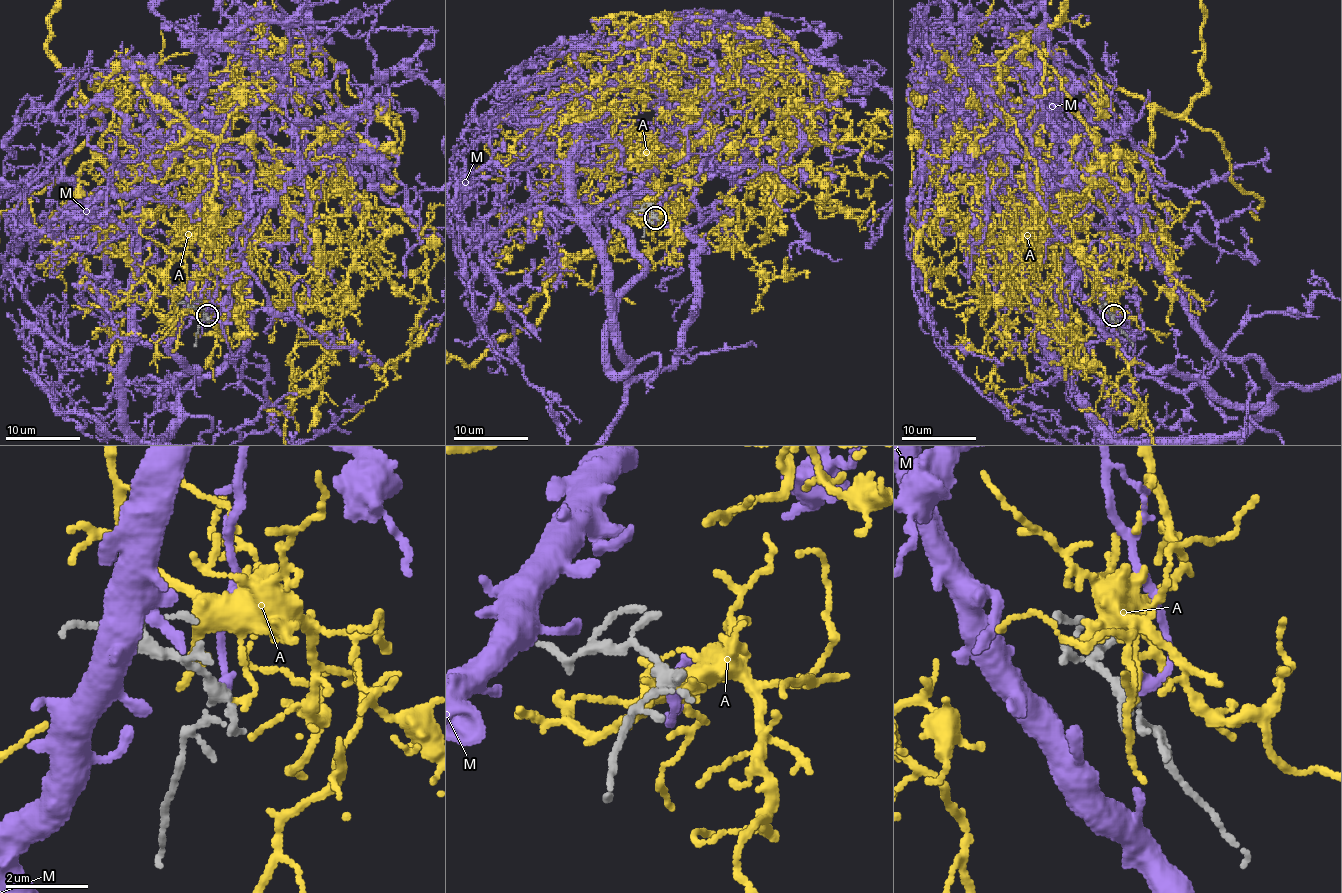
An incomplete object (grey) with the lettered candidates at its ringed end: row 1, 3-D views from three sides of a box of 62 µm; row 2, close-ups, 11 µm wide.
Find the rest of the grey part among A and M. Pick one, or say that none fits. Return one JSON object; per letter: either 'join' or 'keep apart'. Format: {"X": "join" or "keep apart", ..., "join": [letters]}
{"A": "keep apart", "M": "join", "join": ["M"]}

